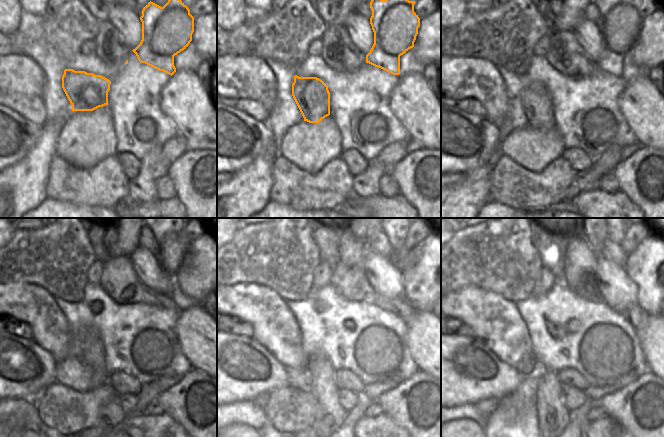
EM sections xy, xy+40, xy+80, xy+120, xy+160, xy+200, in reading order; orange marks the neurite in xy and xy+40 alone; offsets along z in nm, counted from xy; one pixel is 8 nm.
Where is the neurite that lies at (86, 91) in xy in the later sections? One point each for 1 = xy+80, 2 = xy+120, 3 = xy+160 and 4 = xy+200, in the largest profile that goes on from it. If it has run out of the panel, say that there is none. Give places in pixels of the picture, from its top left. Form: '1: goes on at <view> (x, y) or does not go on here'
1: goes on at xy+80 (536, 102)
2: goes on at xy+120 (90, 340)
3: goes on at xy+160 (331, 415)
4: goes on at xy+200 (553, 416)

